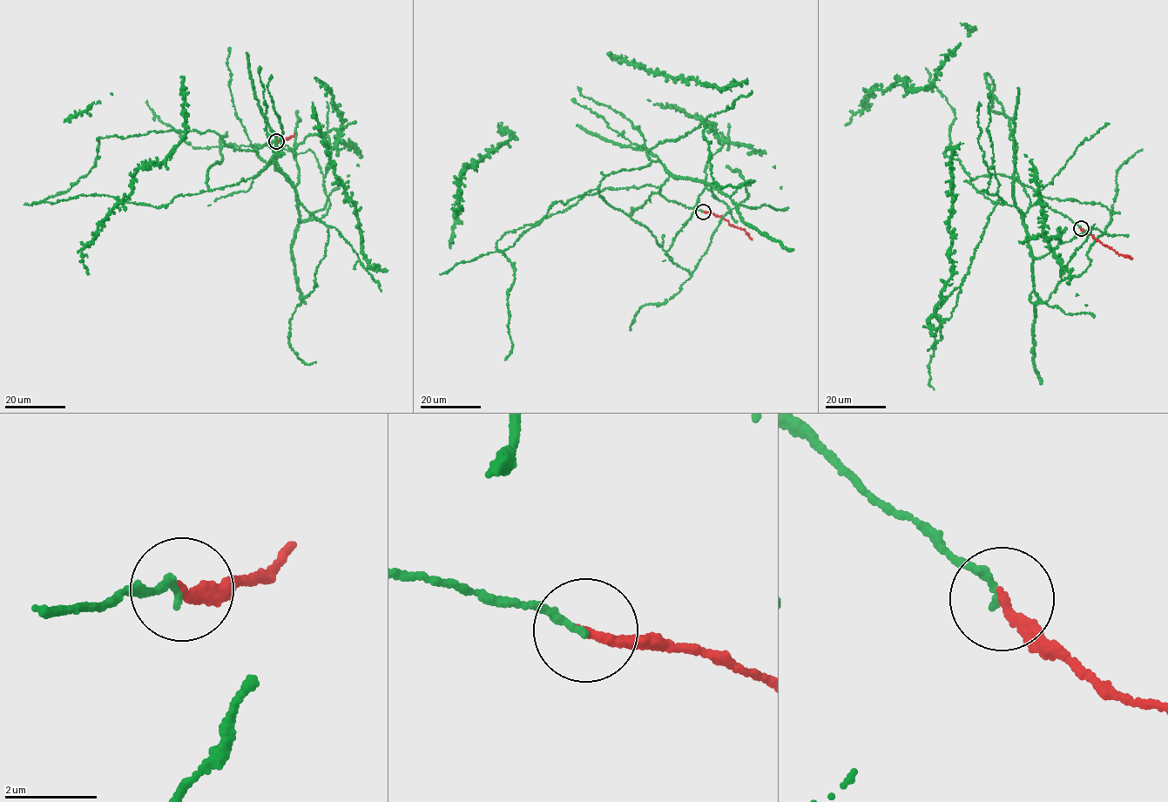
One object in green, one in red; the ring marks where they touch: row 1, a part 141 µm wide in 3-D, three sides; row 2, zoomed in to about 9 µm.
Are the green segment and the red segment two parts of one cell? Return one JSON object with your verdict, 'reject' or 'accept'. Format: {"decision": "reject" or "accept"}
{"decision": "accept"}

